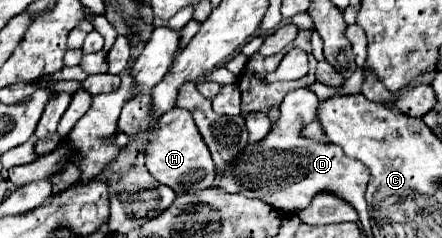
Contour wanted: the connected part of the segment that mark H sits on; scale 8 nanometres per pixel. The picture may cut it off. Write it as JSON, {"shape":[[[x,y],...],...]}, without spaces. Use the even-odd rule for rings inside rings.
{"shape":[[[180,107],[172,109],[170,113],[164,113],[158,119],[158,129],[154,129],[154,141],[150,141],[150,145],[146,145],[144,153],[146,153],[148,171],[162,185],[168,185],[168,187],[192,183],[194,177],[198,177],[200,181],[204,179],[204,183],[206,183],[210,177],[214,177],[214,171],[216,171],[210,151],[208,151],[206,143],[202,141],[202,135],[192,119],[192,113],[186,109],[180,109]]]}

